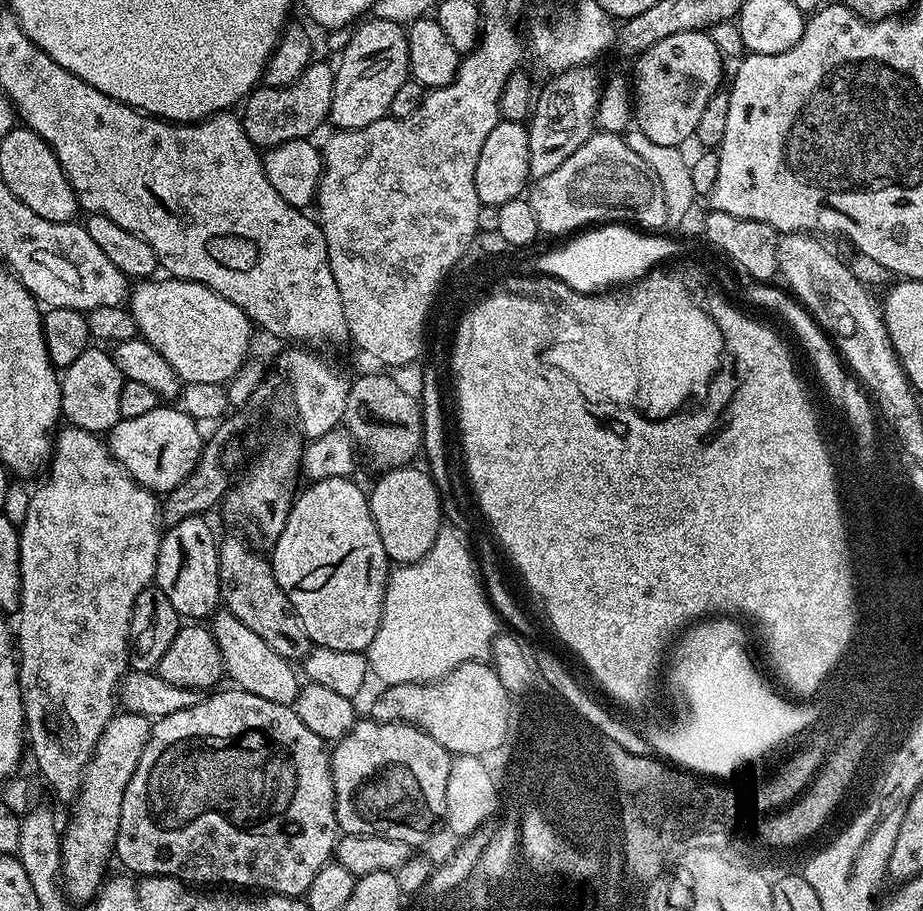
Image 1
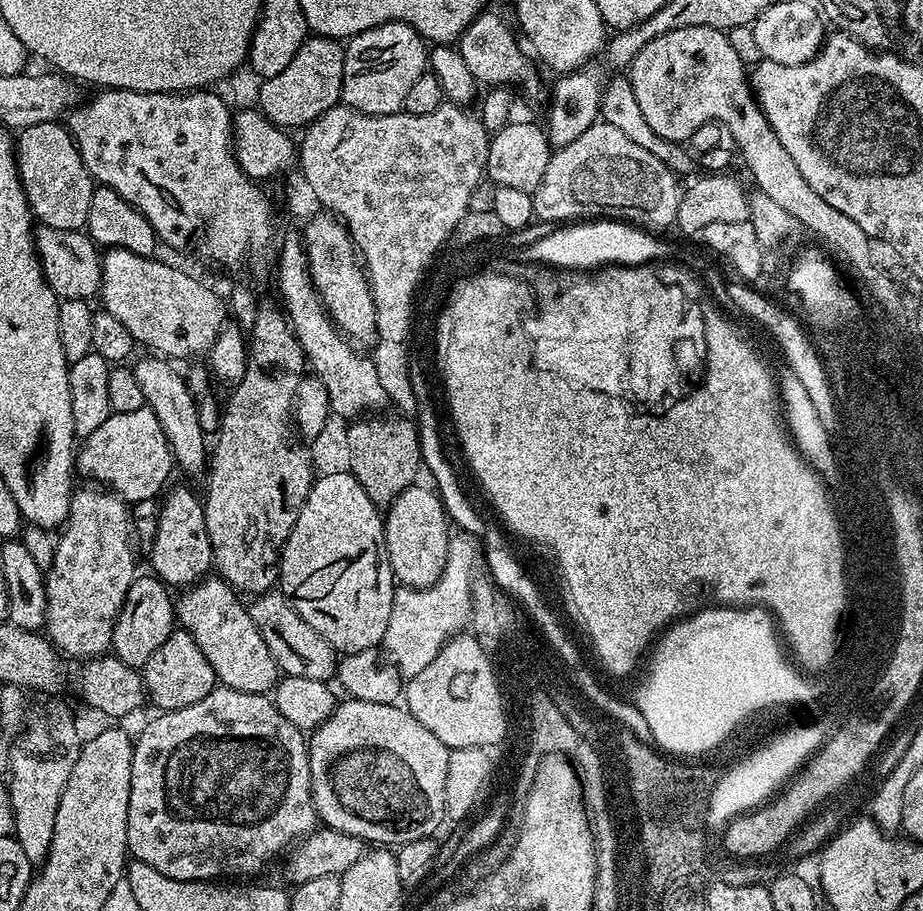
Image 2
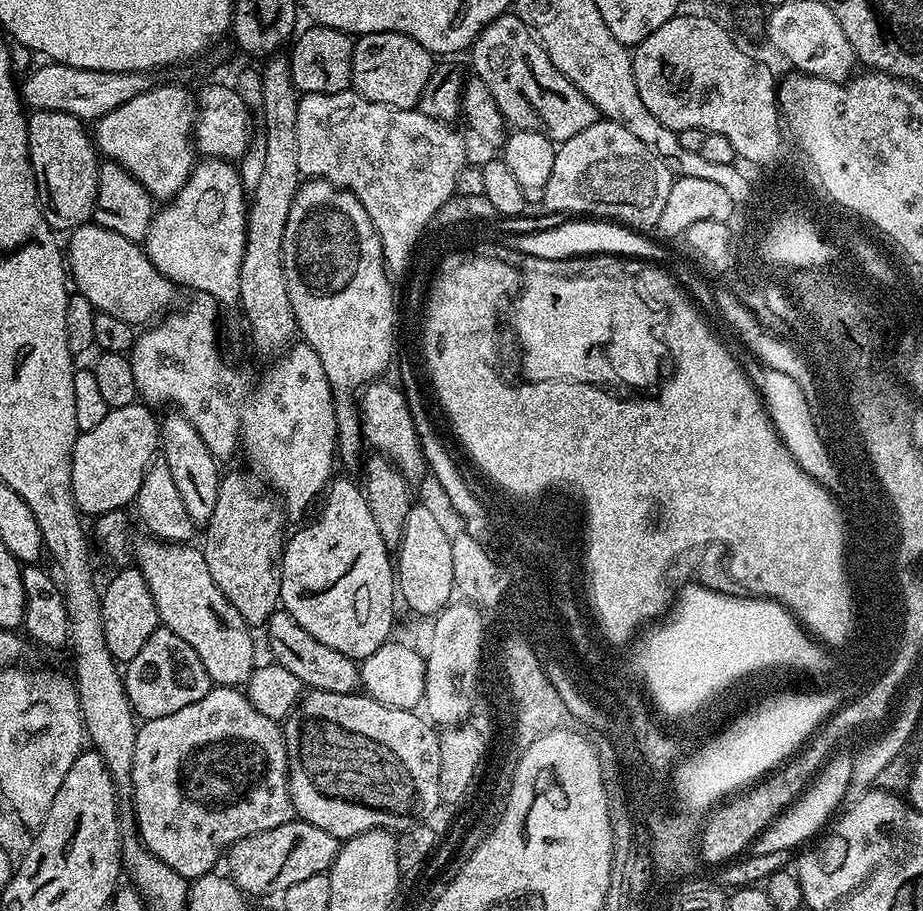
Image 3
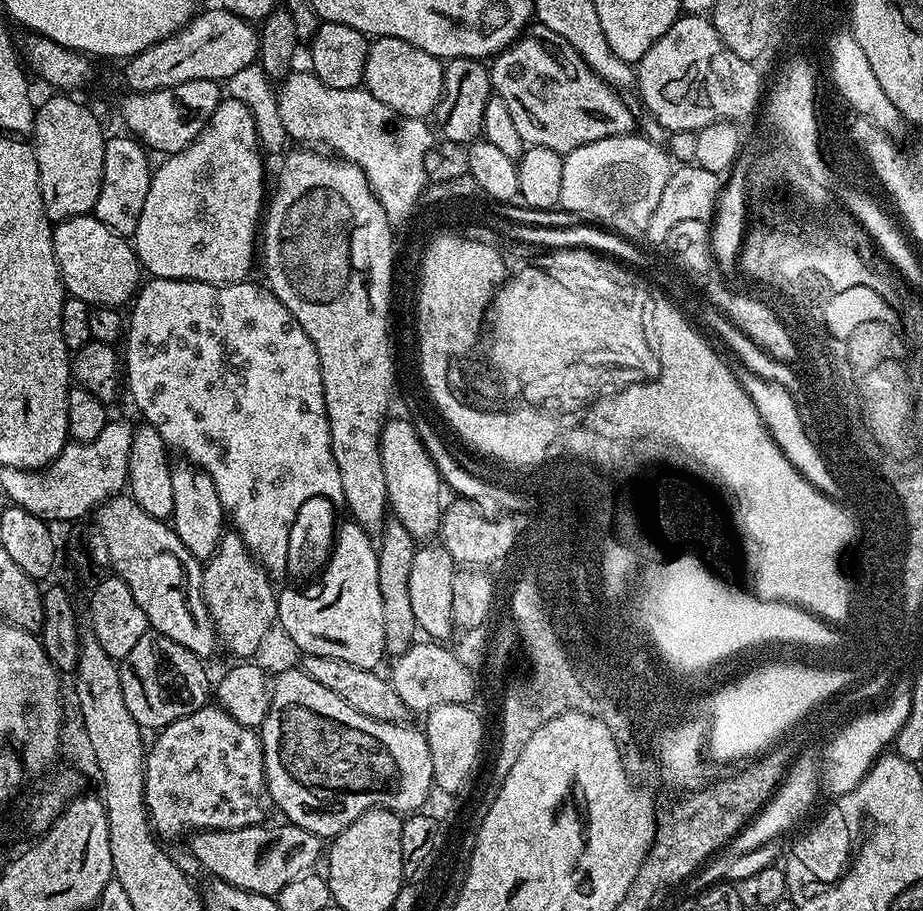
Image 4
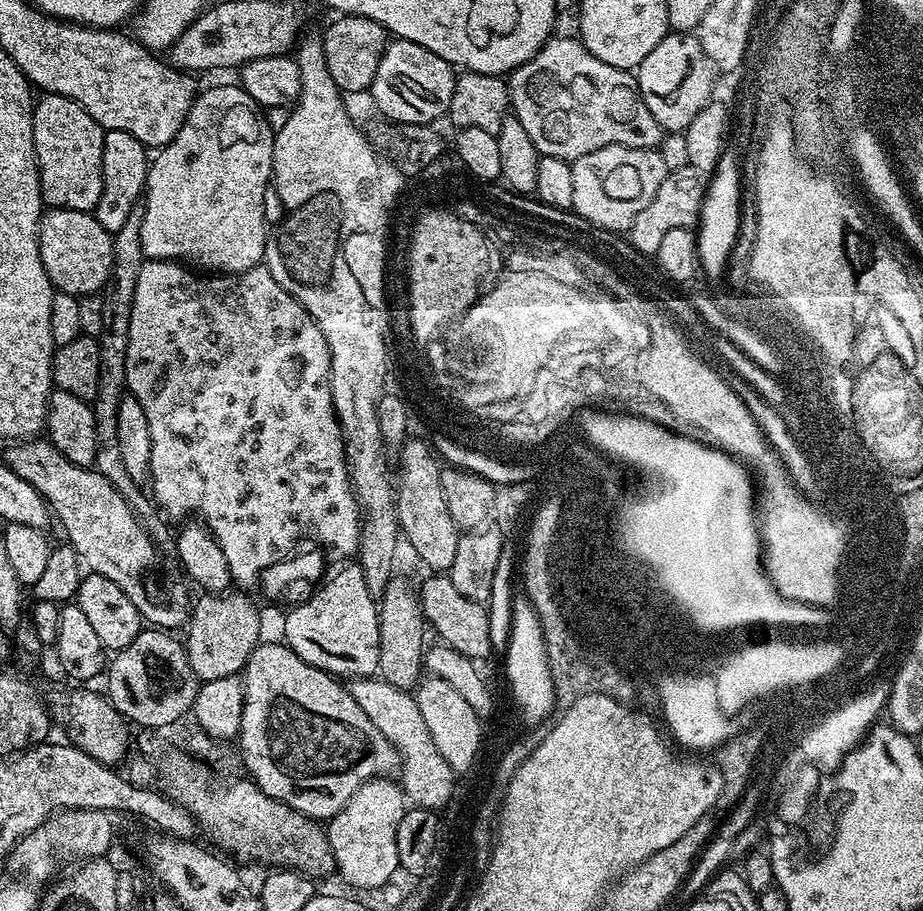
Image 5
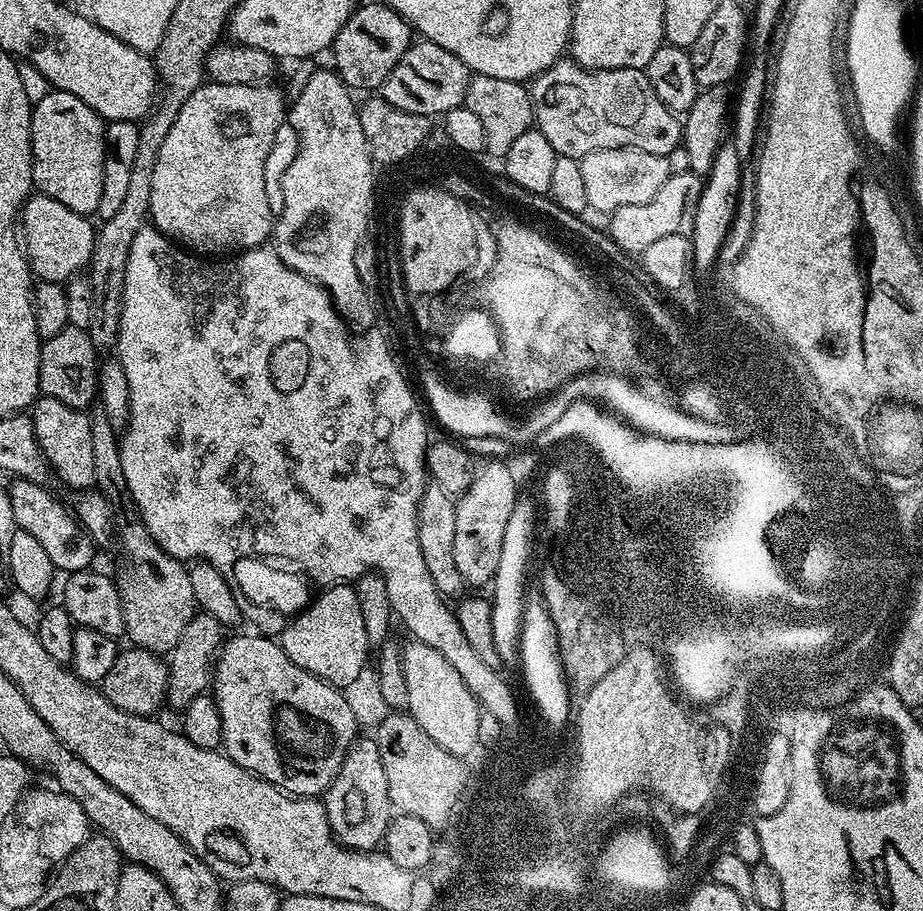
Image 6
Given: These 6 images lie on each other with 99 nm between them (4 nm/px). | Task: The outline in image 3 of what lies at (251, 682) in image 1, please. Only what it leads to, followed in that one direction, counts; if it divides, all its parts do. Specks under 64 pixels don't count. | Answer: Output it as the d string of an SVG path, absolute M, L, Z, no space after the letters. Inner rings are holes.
M147 538L134 551L134 564L139 568L142 578L146 578L146 586L150 586L150 594L154 598L154 606L160 615L161 625L169 628L182 642L194 646L198 658L202 658L202 666L206 666L206 674L216 686L244 686L257 667L256 648L252 645L253 629L238 614L238 610L218 590L214 577L210 575L210 566L206 566L206 558L199 547L191 548L191 543L169 544L167 540Z

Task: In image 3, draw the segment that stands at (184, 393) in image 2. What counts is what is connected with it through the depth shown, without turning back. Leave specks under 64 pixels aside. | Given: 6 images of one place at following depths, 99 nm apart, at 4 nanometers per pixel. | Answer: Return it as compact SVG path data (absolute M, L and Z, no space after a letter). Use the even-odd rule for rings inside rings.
M172 410L168 417L159 421L160 447L162 459L170 466L170 474L174 477L174 486L178 486L178 494L186 505L186 514L190 514L193 525L203 526L214 514L214 502L218 502L218 486L222 475L217 457L213 456L210 446L202 442L202 434L194 430L194 426L179 410Z

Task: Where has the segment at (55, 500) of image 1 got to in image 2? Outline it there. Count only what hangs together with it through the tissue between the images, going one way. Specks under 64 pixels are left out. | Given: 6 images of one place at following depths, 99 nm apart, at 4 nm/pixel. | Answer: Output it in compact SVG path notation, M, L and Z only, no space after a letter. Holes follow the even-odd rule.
M100 486L77 487L72 494L68 519L59 529L60 541L52 552L52 565L47 565L44 585L46 586L46 635L57 652L65 657L95 658L111 649L112 631L116 615L124 605L132 581L138 575L134 550L134 531L130 523L130 508L115 492Z

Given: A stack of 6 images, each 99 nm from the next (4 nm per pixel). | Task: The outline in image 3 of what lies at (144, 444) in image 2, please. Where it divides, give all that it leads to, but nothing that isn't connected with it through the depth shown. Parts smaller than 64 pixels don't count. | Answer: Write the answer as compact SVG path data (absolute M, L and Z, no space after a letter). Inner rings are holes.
M143 402L109 408L94 430L81 432L72 451L72 496L85 517L127 509L135 501L142 478L160 447L160 425L153 409Z

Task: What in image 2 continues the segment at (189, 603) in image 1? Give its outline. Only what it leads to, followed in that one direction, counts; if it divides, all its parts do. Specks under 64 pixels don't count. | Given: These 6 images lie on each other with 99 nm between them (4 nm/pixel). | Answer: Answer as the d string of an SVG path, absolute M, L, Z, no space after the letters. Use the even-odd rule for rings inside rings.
M169 487L159 501L157 533L150 549L152 568L157 580L176 590L200 583L213 571L210 534L206 534L206 518L201 497L188 488Z

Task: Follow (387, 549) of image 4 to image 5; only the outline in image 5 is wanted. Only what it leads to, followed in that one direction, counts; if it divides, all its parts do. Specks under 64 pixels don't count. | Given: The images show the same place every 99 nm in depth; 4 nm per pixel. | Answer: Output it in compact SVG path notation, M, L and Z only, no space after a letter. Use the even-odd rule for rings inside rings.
M394 574L390 582L386 582L386 590L378 598L378 676L379 679L390 682L390 686L398 686L405 690L415 689L416 685L422 679L422 673L425 671L425 651L424 628L426 632L426 621L424 611L420 608L420 599L414 584L407 580L401 574Z

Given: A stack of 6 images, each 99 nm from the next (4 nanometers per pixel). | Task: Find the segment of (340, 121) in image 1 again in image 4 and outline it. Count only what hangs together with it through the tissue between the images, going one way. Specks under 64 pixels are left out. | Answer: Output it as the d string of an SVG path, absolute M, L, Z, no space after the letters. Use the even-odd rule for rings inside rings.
M378 36L368 45L362 84L370 94L374 94L374 98L378 98L378 102L386 102L386 106L390 106L390 110L394 110L398 115L428 118L431 117L431 112L437 111L440 96L444 93L444 64L440 57L426 54L426 50L418 50L418 46L402 42L402 38Z

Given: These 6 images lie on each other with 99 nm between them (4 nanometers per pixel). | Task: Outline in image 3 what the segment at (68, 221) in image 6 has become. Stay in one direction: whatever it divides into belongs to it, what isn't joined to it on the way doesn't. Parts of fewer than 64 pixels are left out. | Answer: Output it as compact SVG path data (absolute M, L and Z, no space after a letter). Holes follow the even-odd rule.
M95 222L86 223L81 228L73 228L67 240L66 268L70 273L71 283L74 285L75 291L79 295L85 296L97 312L114 314L114 318L122 318L122 322L130 322L133 326L144 326L155 321L157 317L167 313L173 307L174 285L172 281L167 280L154 267L137 241L122 238L122 234L114 234L114 230L106 230L101 224Z

